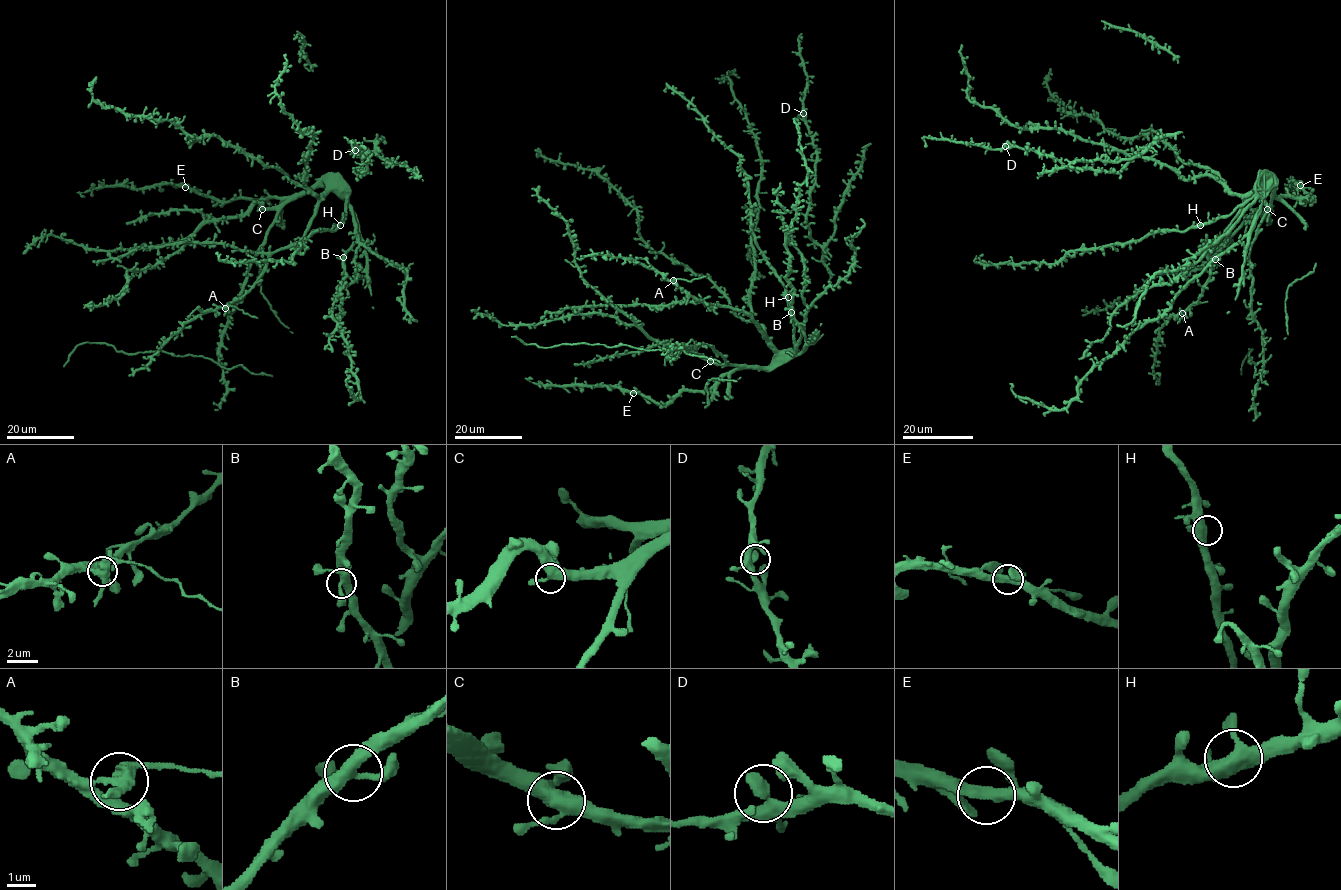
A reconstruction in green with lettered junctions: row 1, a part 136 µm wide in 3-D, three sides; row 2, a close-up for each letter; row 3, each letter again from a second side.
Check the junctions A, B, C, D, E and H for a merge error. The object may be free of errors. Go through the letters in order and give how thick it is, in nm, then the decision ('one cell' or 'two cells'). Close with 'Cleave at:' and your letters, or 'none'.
A: calibre 340 nm; two cells
B: calibre 400 nm; one cell
C: calibre 400 nm; one cell
D: calibre 400 nm; one cell
E: calibre 320 nm; one cell
H: calibre 400 nm; one cell
Cleave at: A

